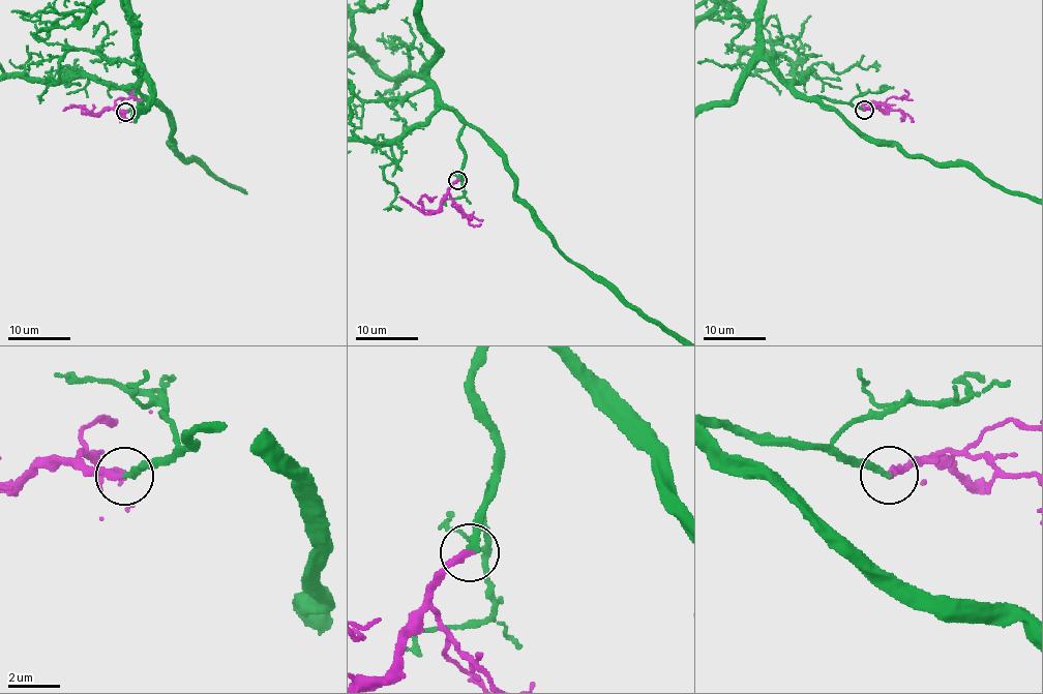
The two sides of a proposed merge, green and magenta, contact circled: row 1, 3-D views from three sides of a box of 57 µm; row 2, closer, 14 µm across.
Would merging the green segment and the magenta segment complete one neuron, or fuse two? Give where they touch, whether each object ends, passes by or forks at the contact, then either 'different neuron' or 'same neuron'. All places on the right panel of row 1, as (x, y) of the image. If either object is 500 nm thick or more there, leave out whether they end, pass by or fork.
(864, 110) | green ends | magenta ends | same neuron

